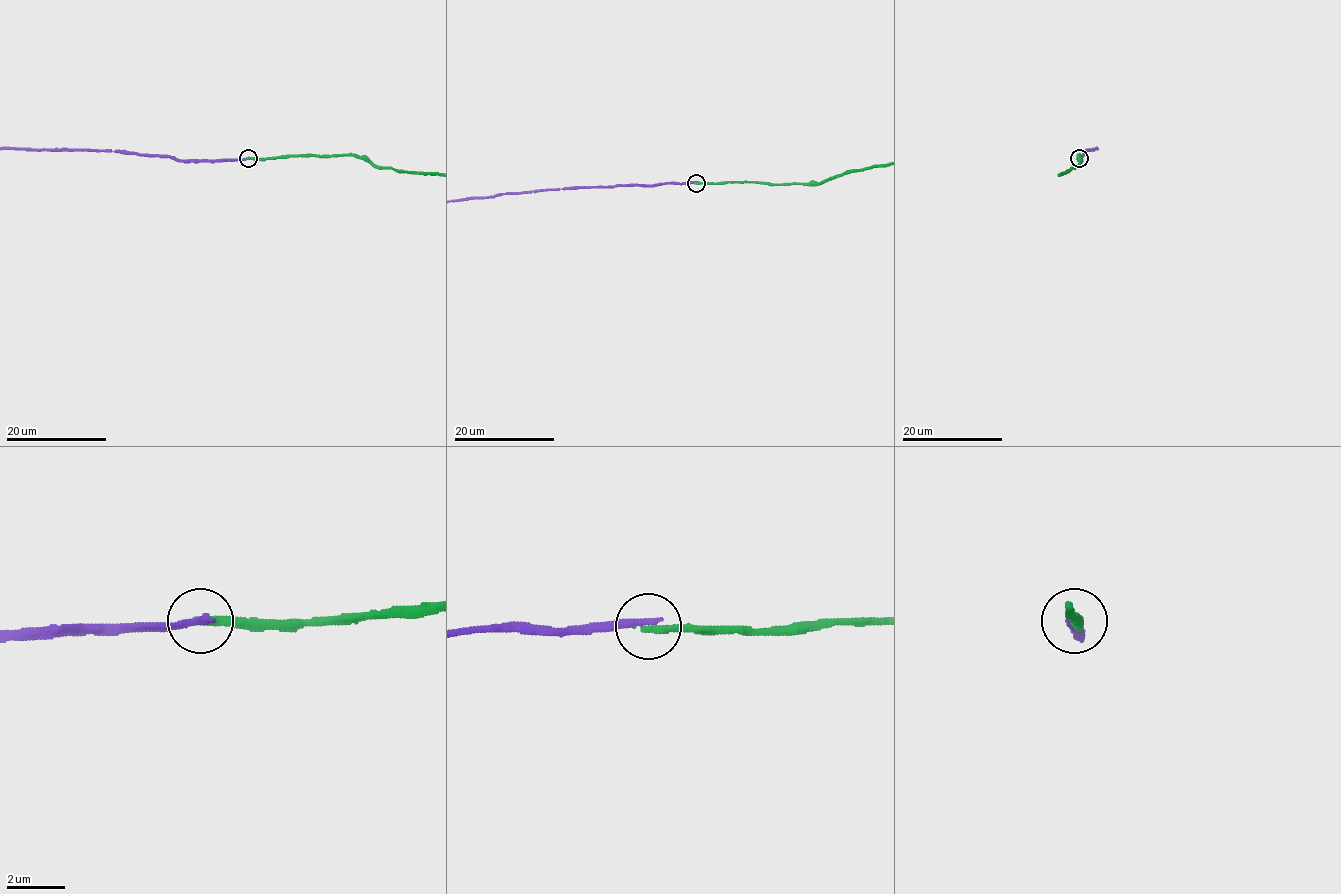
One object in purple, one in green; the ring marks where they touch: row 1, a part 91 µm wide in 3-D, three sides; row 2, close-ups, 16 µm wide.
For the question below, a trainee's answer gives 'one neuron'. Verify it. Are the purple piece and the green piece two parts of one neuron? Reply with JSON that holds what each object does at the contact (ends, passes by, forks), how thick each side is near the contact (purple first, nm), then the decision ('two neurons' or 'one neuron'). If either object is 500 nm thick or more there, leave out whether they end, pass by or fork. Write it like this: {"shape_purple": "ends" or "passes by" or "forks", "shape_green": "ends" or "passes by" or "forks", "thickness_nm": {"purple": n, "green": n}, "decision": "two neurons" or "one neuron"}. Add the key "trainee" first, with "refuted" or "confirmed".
{"trainee": "refuted", "shape_purple": "ends", "shape_green": "ends", "thickness_nm": {"purple": 260, "green": 280}, "decision": "two neurons"}

